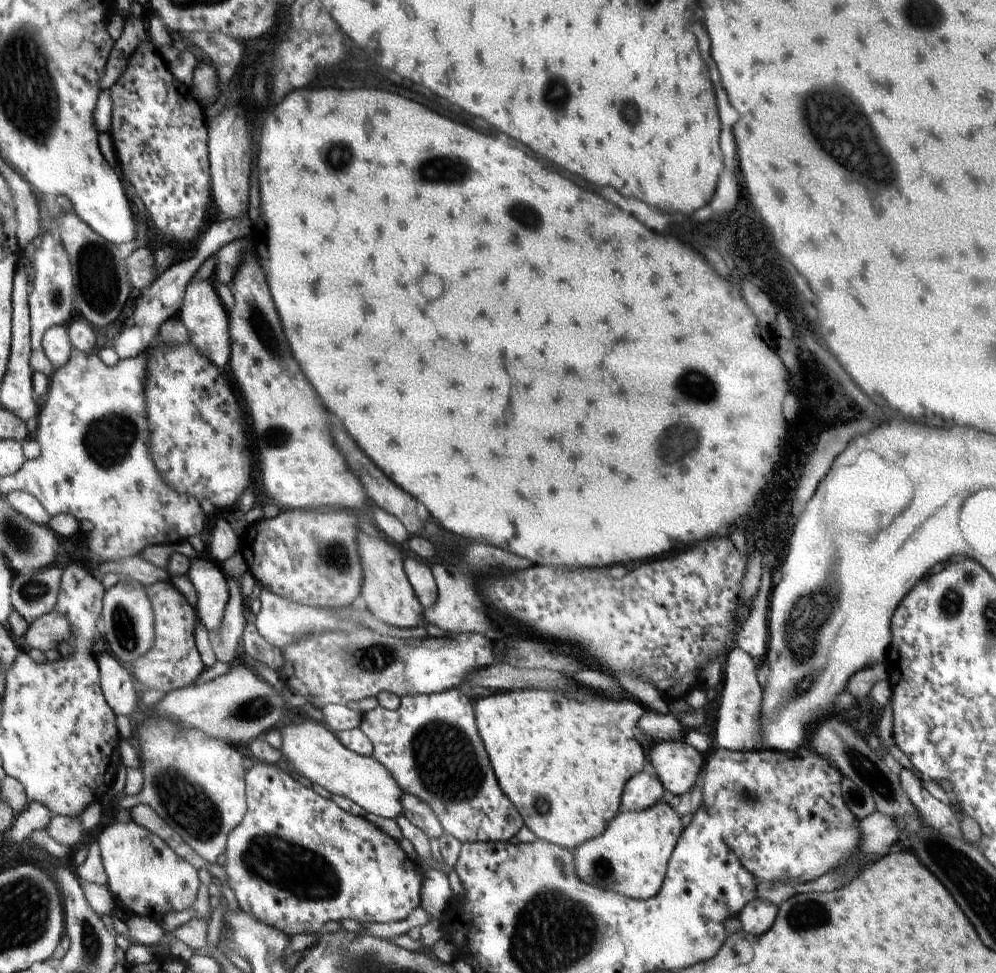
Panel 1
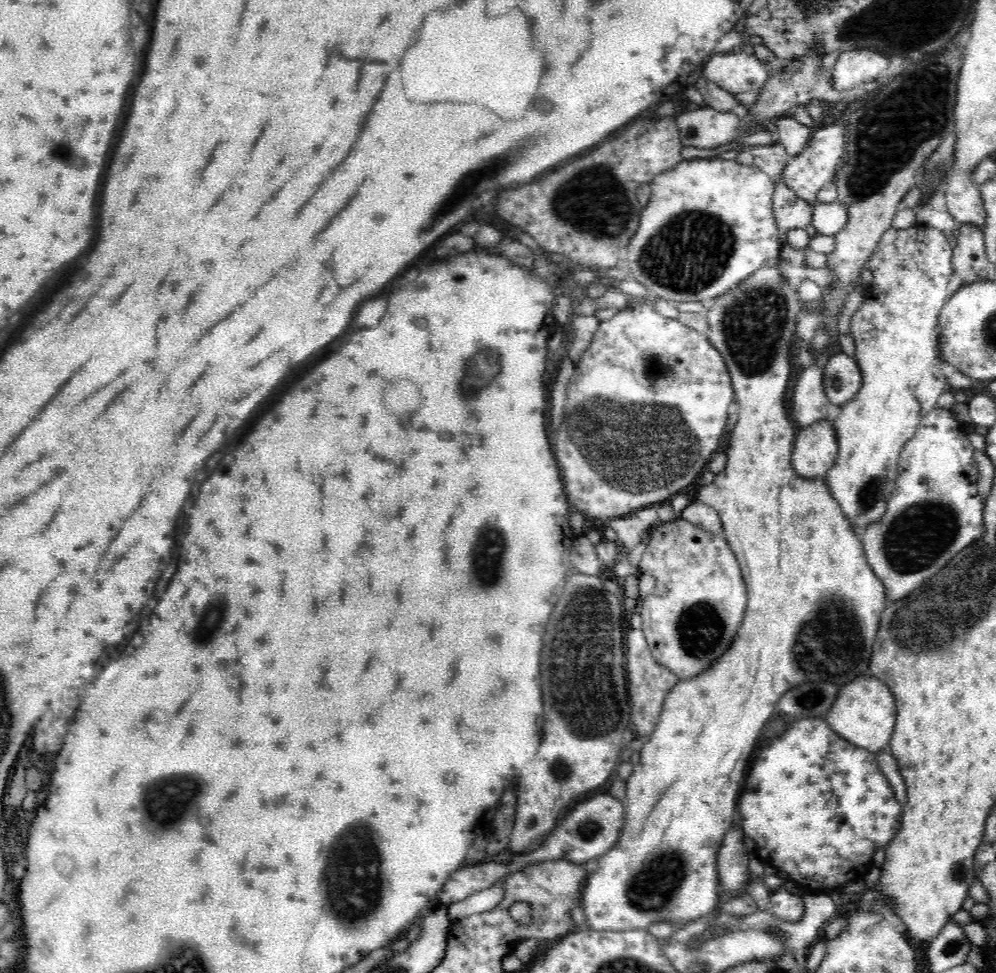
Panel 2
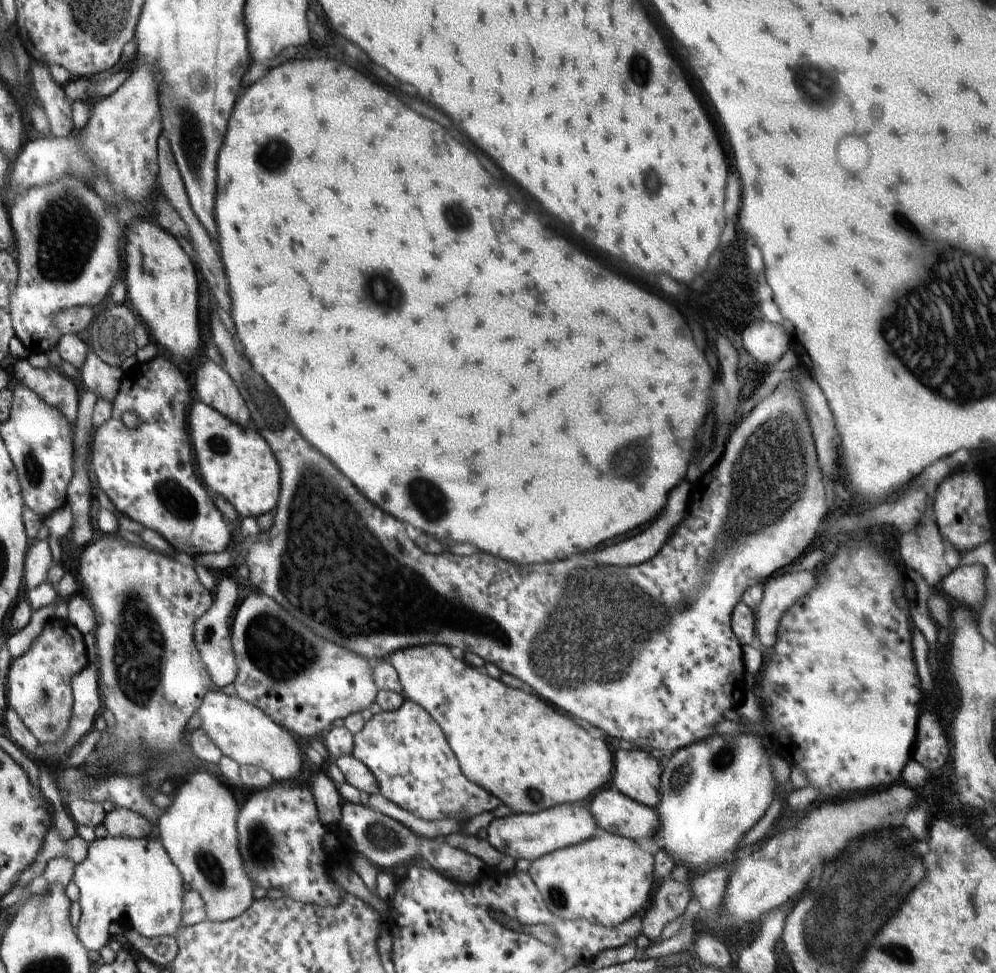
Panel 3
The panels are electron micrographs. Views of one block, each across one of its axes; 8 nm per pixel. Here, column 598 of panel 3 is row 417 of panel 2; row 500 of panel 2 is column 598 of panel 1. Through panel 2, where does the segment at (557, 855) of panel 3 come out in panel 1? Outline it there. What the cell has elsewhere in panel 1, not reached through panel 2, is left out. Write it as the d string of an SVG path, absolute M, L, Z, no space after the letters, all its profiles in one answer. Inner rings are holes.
M662 800L644 811L619 813L598 838L573 850L578 879L632 899L653 898L663 886L668 860L683 832L680 820L674 808Z

